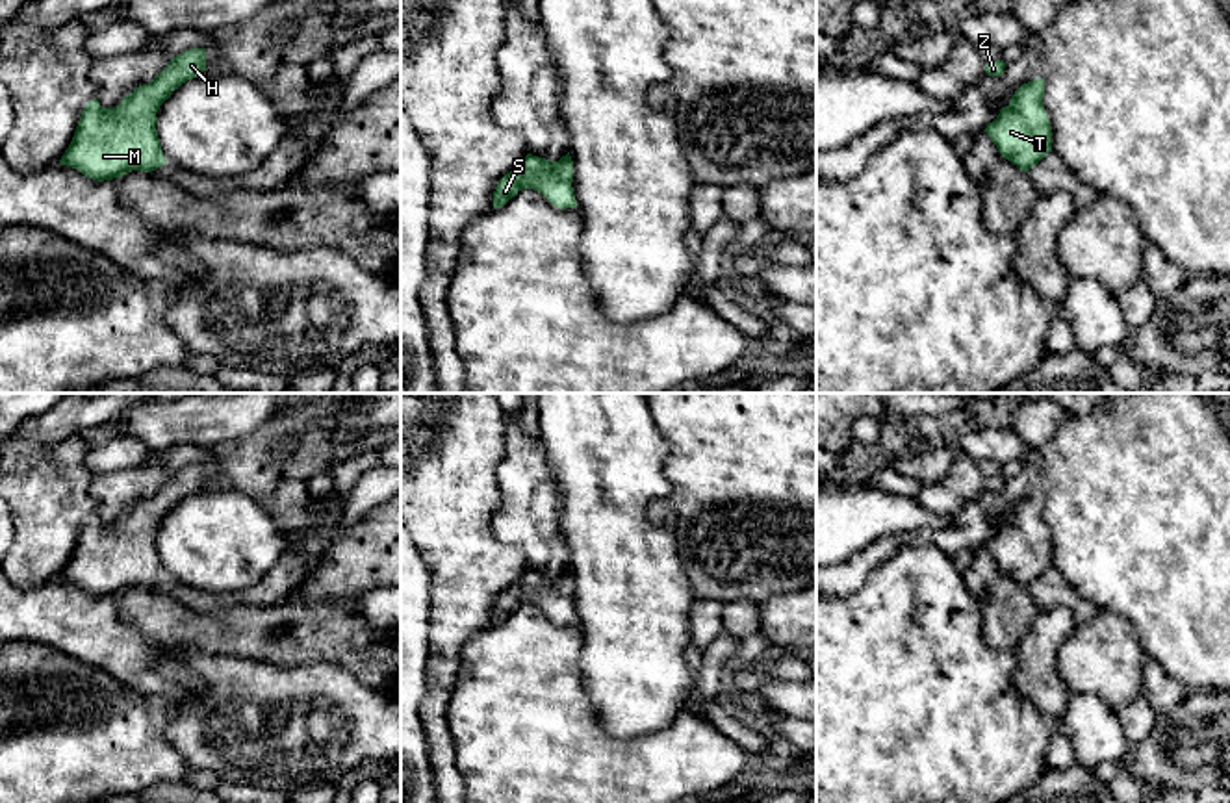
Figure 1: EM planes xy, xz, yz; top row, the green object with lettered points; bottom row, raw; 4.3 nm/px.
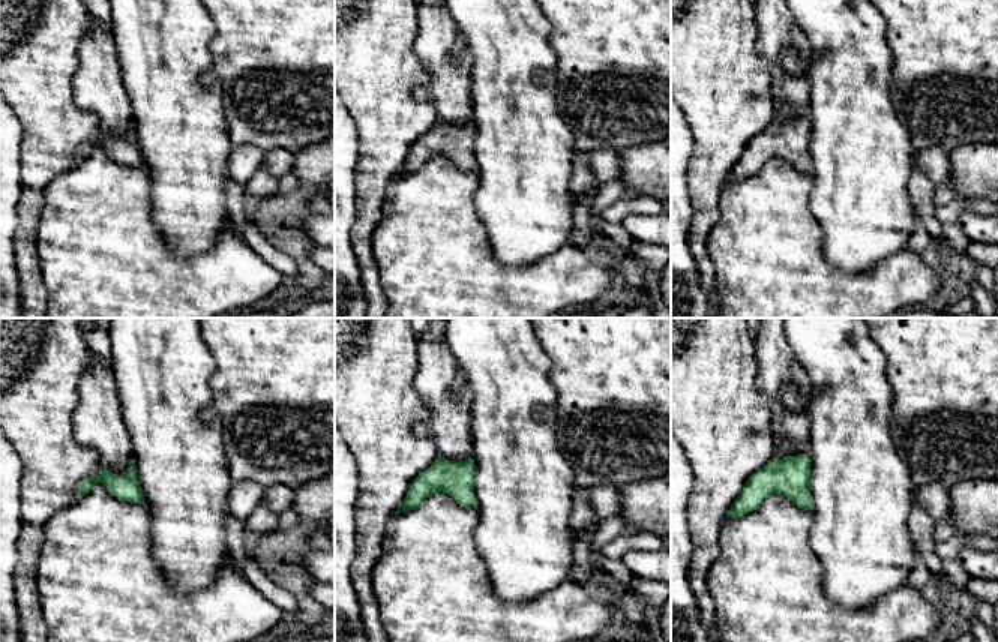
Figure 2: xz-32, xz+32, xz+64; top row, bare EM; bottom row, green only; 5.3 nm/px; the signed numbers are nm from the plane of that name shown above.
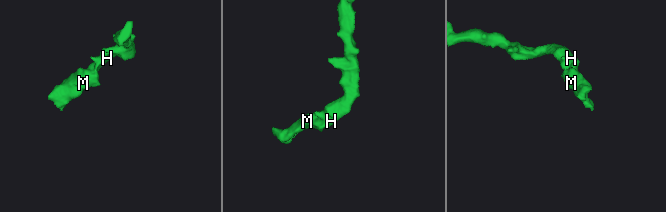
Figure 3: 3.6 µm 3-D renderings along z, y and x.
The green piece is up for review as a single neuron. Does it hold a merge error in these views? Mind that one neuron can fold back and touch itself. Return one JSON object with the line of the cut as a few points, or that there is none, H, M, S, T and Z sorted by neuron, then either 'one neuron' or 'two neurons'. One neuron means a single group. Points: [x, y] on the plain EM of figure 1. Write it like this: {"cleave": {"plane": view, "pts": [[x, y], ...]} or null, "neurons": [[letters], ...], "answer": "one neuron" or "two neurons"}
{"cleave": null, "neurons": [["H", "M", "S", "T", "Z"]], "answer": "one neuron"}

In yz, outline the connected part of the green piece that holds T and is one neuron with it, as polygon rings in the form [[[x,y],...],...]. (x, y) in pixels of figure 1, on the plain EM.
[[[1043,493],[1020,501],[1009,519],[985,543],[998,567],[1024,588],[1052,567],[1052,542],[1043,510]]]

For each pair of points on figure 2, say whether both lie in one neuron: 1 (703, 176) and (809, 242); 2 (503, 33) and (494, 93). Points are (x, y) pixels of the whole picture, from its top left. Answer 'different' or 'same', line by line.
1: different
2: same

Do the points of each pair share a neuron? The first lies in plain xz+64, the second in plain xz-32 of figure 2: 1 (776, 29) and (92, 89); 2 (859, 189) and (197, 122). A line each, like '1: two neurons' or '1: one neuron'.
1: one neuron
2: one neuron

